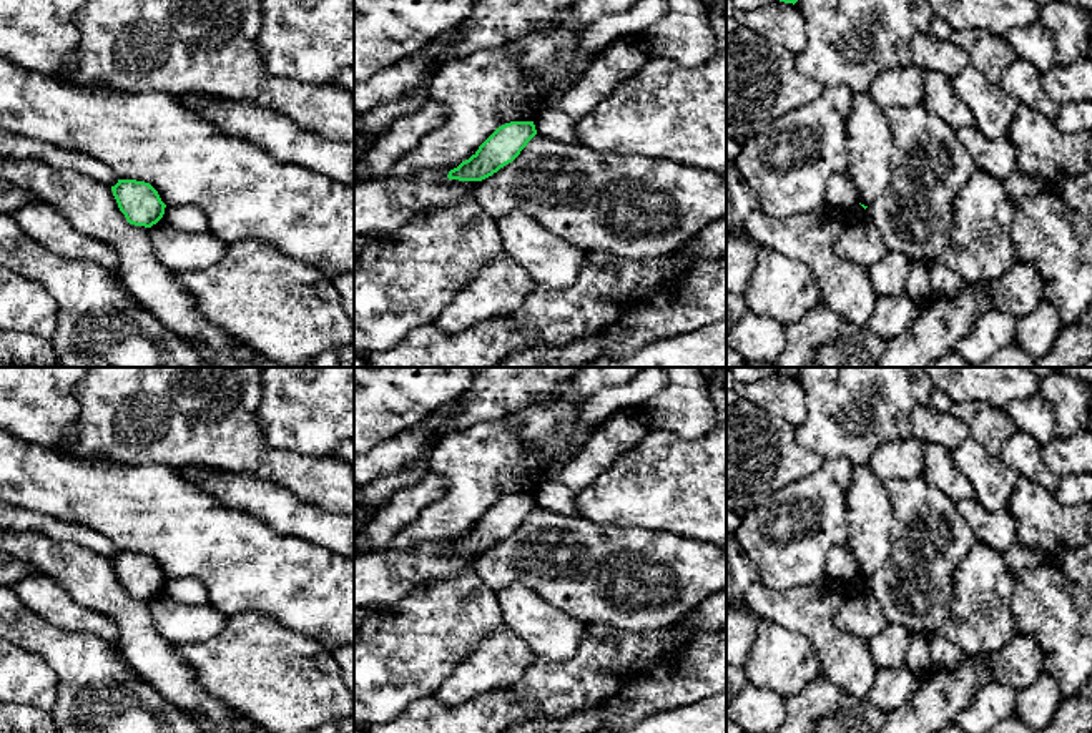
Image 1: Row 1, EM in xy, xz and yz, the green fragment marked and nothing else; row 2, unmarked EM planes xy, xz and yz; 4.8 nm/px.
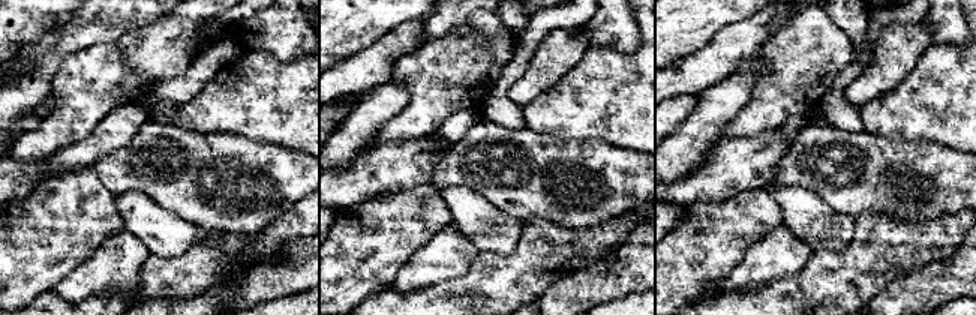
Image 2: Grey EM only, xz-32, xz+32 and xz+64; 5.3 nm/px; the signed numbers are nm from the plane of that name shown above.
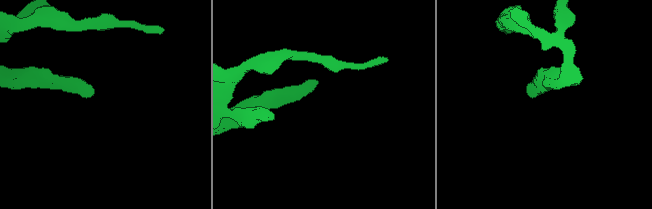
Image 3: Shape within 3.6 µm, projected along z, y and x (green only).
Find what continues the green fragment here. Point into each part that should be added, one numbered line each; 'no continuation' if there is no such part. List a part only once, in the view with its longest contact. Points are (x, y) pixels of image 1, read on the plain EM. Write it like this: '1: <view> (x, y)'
no continuation

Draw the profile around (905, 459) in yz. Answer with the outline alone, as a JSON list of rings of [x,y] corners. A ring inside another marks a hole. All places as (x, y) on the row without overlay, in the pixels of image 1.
[[[916,435],[903,442],[881,445],[868,465],[881,482],[891,479],[916,479],[924,472],[924,442]]]

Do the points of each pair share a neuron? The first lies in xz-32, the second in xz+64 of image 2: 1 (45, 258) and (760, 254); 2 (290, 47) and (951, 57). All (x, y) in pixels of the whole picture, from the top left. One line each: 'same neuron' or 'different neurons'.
1: different neurons
2: different neurons

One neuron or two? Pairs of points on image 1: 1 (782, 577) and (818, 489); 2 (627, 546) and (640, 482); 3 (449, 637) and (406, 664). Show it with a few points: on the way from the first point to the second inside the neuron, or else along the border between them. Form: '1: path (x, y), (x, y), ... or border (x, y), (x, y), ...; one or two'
1: path (803, 555), (826, 534), (825, 511); one
2: border (592, 521), (668, 534); two
3: path (439, 637), (432, 637), (416, 654); one

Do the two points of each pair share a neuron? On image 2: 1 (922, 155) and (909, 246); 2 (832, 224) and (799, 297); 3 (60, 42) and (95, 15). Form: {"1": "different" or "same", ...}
{"1": "different", "2": "different", "3": "same"}

